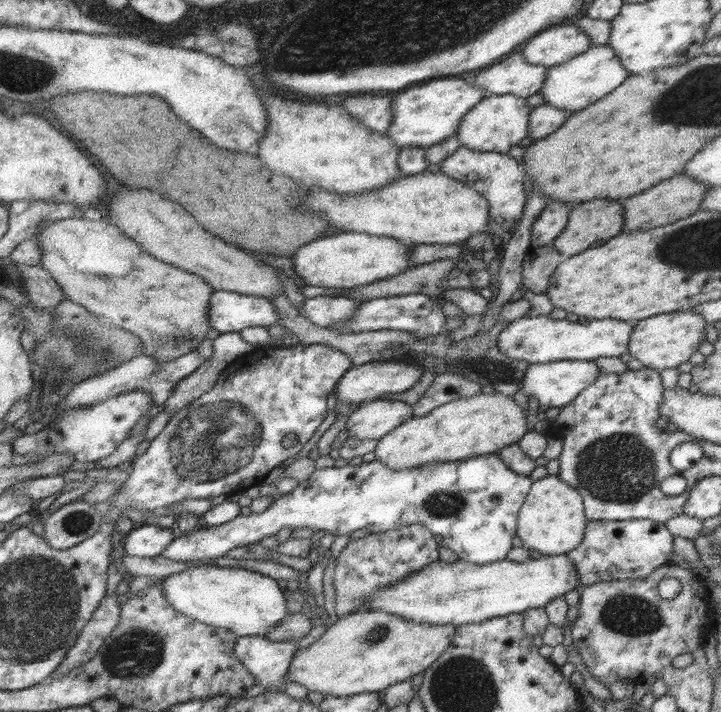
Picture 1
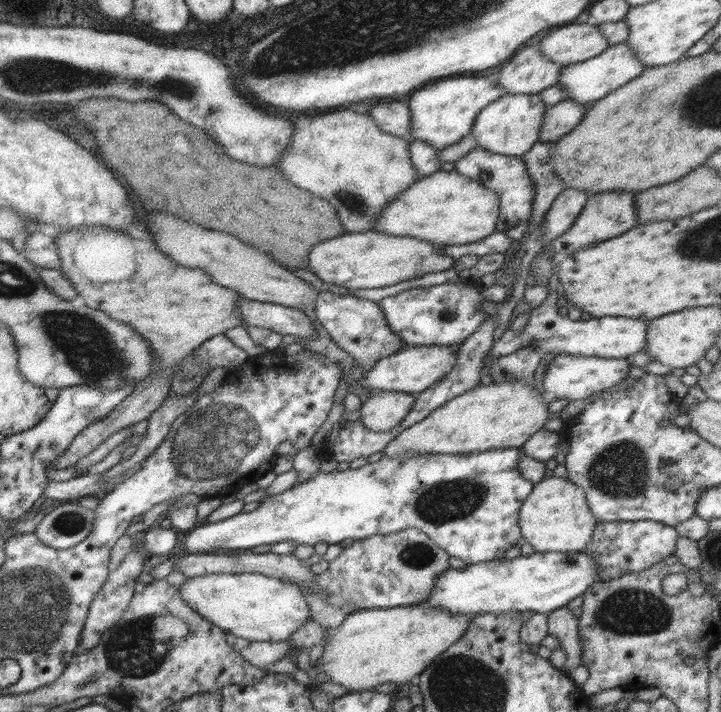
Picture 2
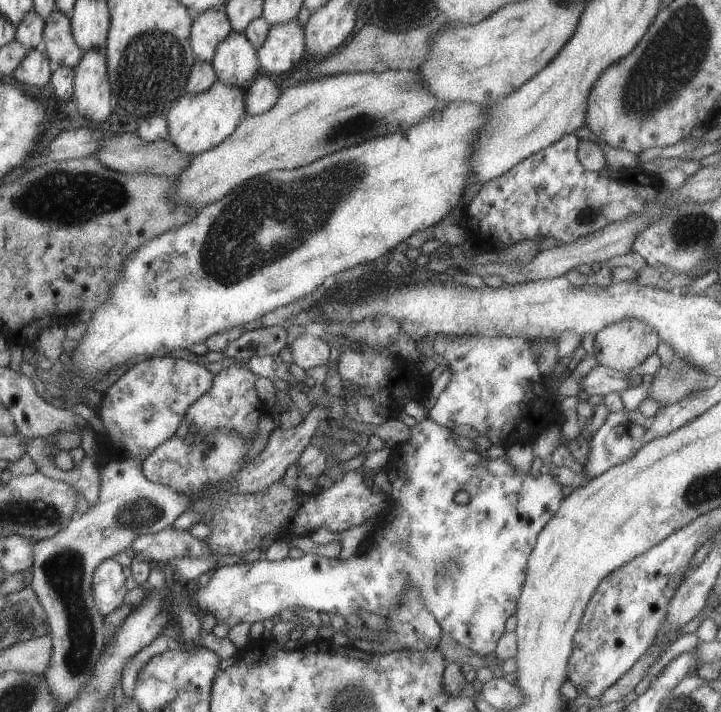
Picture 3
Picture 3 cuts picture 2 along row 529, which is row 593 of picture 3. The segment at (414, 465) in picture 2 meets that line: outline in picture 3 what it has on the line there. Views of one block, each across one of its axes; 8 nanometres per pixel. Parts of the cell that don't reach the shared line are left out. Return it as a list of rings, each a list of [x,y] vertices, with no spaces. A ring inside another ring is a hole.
[[[428,417],[420,422],[416,422],[416,424],[410,428],[410,438],[407,442],[394,449],[394,452],[388,457],[387,463],[383,468],[392,489],[391,492],[386,495],[386,507],[388,509],[396,507],[397,514],[393,516],[391,522],[388,522],[383,512],[381,512],[378,517],[378,527],[382,529],[383,535],[381,537],[369,536],[365,540],[362,540],[357,548],[357,552],[351,554],[347,560],[327,559],[320,555],[304,553],[297,558],[288,556],[279,561],[267,561],[260,558],[253,563],[223,566],[217,568],[210,574],[207,586],[199,586],[193,596],[191,595],[190,601],[194,609],[199,613],[200,617],[206,613],[212,613],[216,617],[216,622],[222,621],[229,628],[238,623],[251,624],[256,621],[262,622],[266,619],[271,619],[275,615],[279,615],[281,610],[289,609],[289,611],[296,611],[297,608],[312,610],[316,613],[325,613],[326,615],[335,614],[344,619],[345,616],[357,615],[361,610],[363,610],[365,615],[375,614],[387,617],[394,610],[394,607],[397,607],[402,602],[404,591],[410,587],[414,587],[423,607],[426,607],[431,617],[437,622],[442,633],[449,635],[449,637],[461,645],[461,647],[469,649],[472,653],[475,652],[479,657],[487,657],[488,654],[494,652],[496,643],[504,634],[504,624],[507,618],[516,614],[516,603],[520,596],[523,582],[525,581],[526,563],[529,554],[535,545],[537,534],[559,509],[563,494],[561,494],[562,487],[555,482],[547,472],[542,471],[540,476],[533,478],[531,474],[520,473],[517,469],[511,467],[508,459],[504,455],[501,456],[501,458],[493,460],[481,456],[481,454],[478,454],[478,452],[474,450],[463,451],[455,444],[455,439],[457,438],[459,438],[459,436],[452,434],[449,429],[436,424]],[[460,490],[464,490],[469,495],[469,502],[464,506],[453,502],[453,497],[456,492]]]

